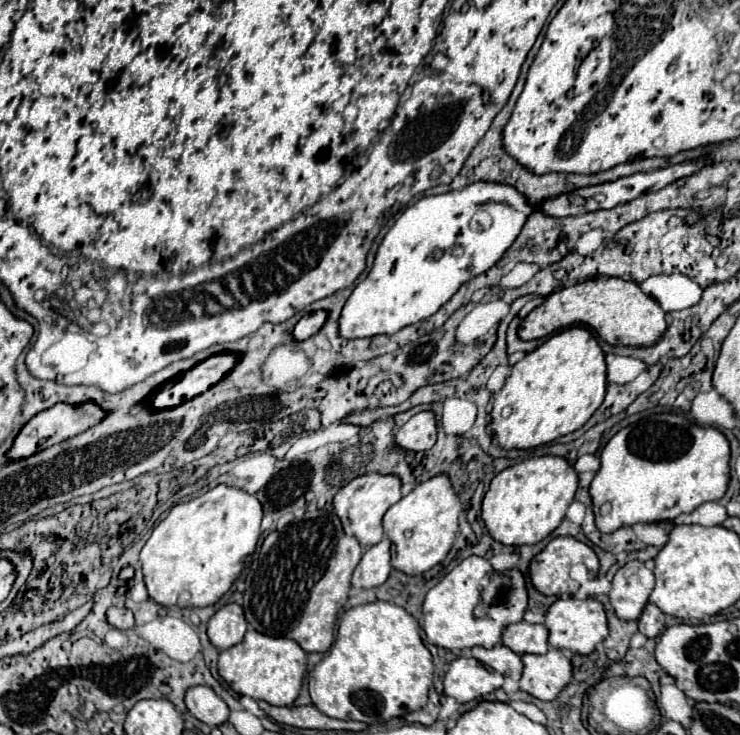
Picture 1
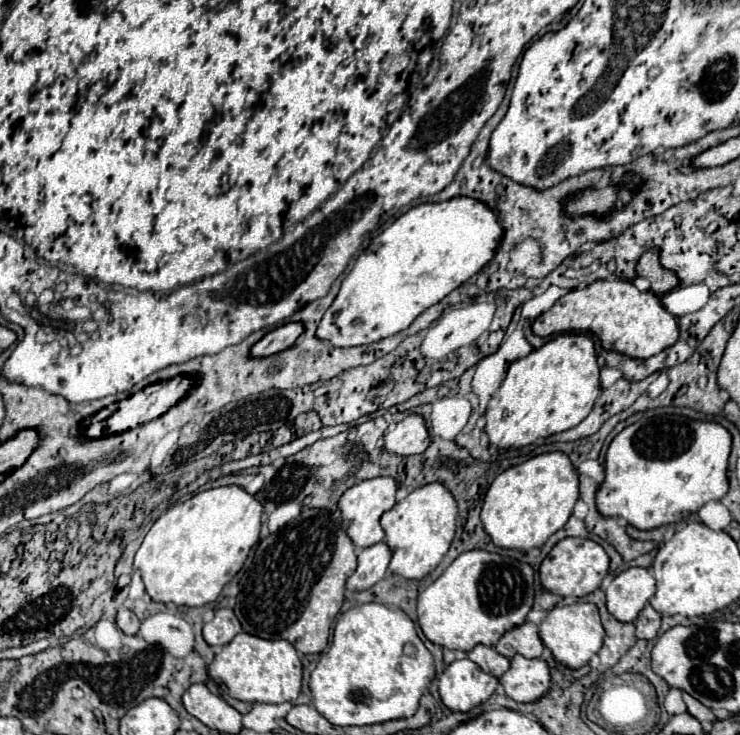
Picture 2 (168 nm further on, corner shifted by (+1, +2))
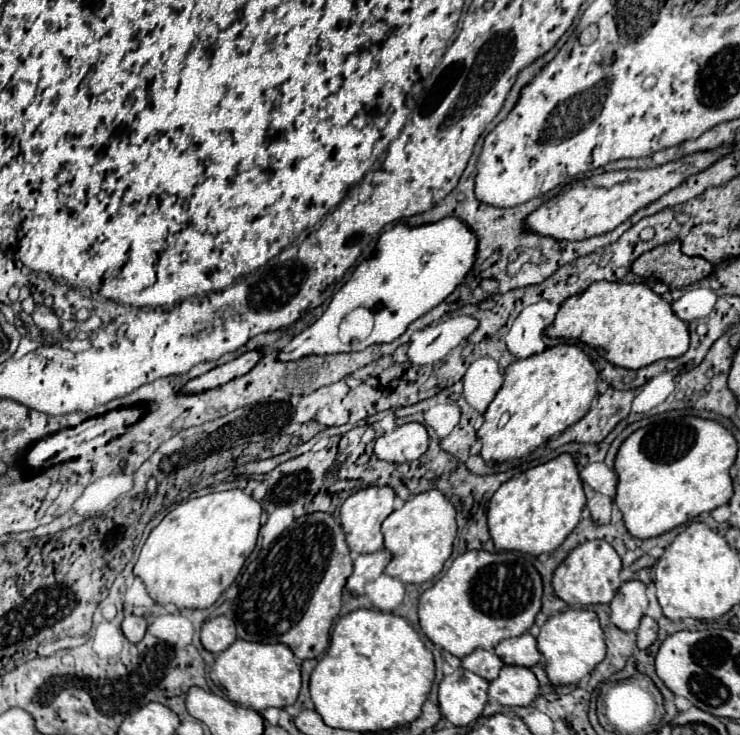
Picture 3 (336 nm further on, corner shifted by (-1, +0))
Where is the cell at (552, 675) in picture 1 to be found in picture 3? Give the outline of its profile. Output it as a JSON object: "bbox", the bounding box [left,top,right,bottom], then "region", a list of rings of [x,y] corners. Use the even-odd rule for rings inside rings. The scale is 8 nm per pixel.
{"bbox":[488,665,540,707],"region":[[[504,665],[500,675],[490,683],[488,697],[510,707],[530,705],[540,691],[540,683],[532,669],[520,665]]]}

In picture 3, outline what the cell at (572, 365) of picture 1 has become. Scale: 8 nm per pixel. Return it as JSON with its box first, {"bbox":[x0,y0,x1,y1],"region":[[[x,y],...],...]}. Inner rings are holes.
{"bbox":[478,343,598,461],"region":[[[562,343],[562,345],[556,345],[556,347],[542,351],[538,355],[514,361],[504,371],[504,385],[496,393],[494,401],[488,405],[488,409],[484,413],[484,423],[478,429],[478,439],[482,441],[480,455],[486,461],[490,461],[490,459],[494,459],[494,461],[518,459],[518,457],[524,457],[528,451],[536,449],[548,437],[566,431],[570,425],[580,421],[584,417],[584,413],[588,413],[592,399],[598,395],[596,381],[598,381],[596,367],[578,345]]]}

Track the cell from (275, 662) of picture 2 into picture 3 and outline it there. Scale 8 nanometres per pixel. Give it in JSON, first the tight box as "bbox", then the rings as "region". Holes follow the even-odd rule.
{"bbox":[210,639,300,711],"region":[[[236,639],[216,657],[210,679],[226,691],[230,701],[254,711],[264,711],[268,707],[286,707],[296,703],[300,691],[300,665],[296,663],[292,649],[284,643],[268,645]]]}

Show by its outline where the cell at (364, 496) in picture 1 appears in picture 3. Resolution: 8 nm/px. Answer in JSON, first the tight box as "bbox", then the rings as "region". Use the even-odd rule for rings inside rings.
{"bbox":[340,487,394,553],"region":[[[366,487],[360,489],[358,493],[354,493],[352,497],[348,497],[344,501],[344,505],[340,507],[340,521],[342,521],[342,529],[346,533],[346,543],[350,547],[350,551],[354,553],[372,553],[376,549],[384,547],[384,535],[380,531],[382,521],[394,511],[394,491],[392,487]]]}

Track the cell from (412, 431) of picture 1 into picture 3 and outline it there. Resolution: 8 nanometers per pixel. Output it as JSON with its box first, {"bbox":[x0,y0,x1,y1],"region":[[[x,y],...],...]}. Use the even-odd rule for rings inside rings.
{"bbox":[374,423,428,463],"region":[[[406,423],[376,439],[374,455],[390,463],[416,461],[428,449],[428,433],[422,423]]]}

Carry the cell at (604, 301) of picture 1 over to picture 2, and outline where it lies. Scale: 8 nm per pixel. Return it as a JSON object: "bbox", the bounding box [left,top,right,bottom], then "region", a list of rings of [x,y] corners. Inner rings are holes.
{"bbox":[532,279,678,359],"region":[[[602,279],[586,287],[578,287],[560,297],[552,309],[542,313],[532,329],[540,337],[588,331],[596,335],[606,351],[630,355],[632,359],[648,359],[678,341],[678,321],[660,303],[652,291],[638,291],[634,283],[622,279]]]}

